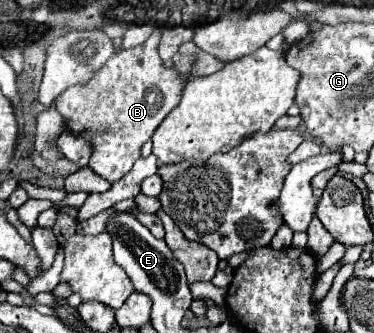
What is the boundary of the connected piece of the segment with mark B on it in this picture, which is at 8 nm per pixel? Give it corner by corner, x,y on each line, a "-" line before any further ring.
155,29
145,43
117,51
91,81
69,87
55,101
55,109
65,119
65,127
75,137
89,141
91,159
87,165
109,183
119,181
131,171
133,163
141,157
143,143
151,139
167,113
179,103
185,89
185,77
177,69
163,65
157,53
159,41
161,29

